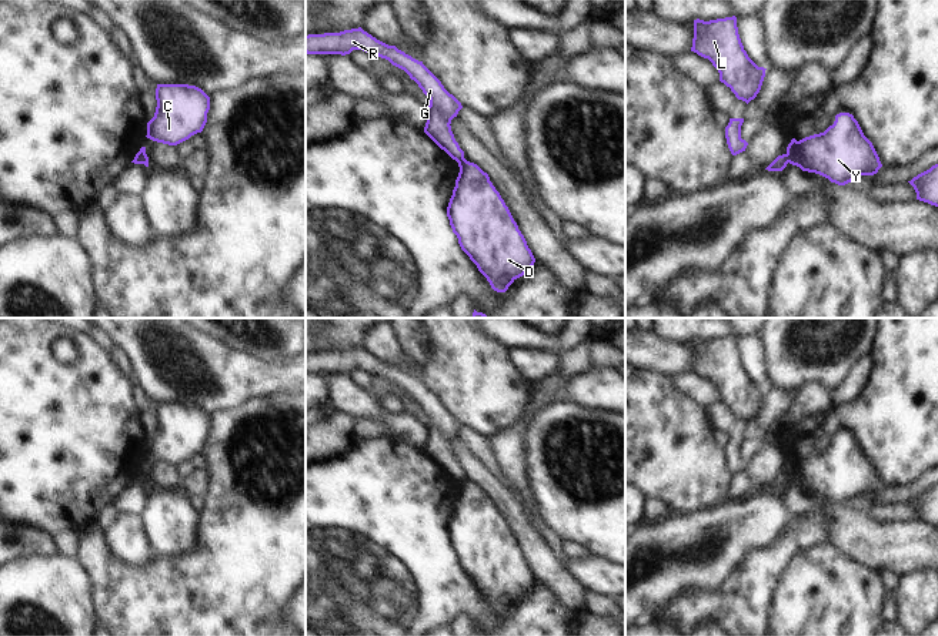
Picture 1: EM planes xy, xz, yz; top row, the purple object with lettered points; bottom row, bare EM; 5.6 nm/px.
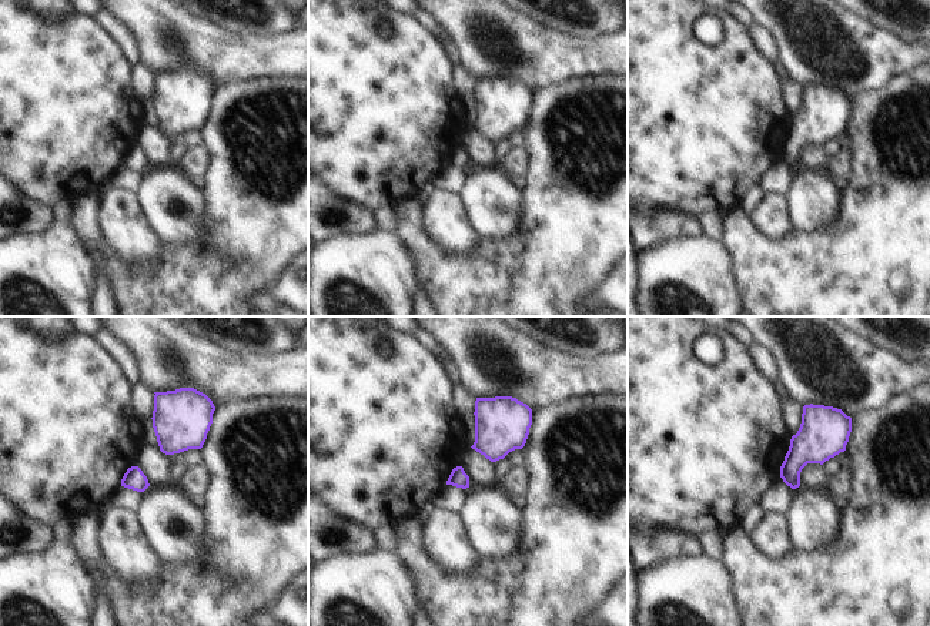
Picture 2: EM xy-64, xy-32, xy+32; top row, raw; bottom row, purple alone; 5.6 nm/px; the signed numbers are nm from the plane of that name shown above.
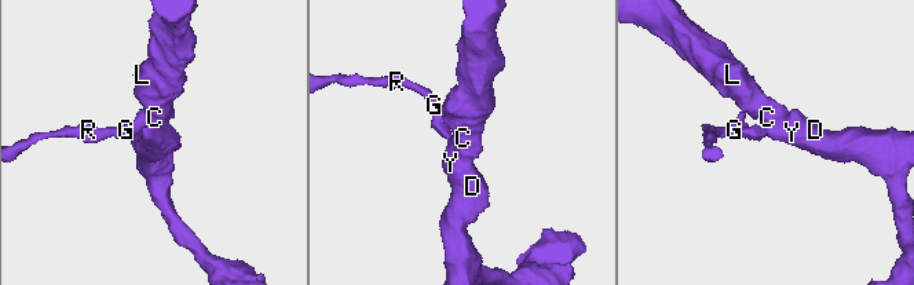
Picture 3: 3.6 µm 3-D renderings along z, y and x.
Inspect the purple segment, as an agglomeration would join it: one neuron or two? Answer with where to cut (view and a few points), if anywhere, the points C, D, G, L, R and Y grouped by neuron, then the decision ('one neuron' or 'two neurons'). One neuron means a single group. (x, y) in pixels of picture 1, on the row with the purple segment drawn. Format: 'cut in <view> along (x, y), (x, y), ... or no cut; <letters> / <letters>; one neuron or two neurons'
cut in yz along (785, 154), (788, 161); C D L Y / G R; two neurons

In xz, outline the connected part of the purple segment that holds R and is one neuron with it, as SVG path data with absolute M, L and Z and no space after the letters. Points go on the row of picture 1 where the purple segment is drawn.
M361 27L340 33L306 36L307 54L346 56L353 50L363 50L371 56L378 56L404 70L430 98L424 133L457 163L465 160L464 151L455 141L450 125L463 106L444 88L441 81L423 64L423 61L413 58L395 46L388 46L377 40Z

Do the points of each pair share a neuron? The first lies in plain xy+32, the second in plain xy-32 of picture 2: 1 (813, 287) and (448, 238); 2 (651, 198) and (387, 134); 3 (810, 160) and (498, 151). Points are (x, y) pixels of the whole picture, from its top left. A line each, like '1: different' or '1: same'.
1: different
2: same
3: different

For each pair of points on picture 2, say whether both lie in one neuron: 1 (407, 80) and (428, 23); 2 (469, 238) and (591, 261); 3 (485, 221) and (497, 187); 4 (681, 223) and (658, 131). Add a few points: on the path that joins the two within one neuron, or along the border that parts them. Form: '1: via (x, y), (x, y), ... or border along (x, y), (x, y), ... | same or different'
1: border along (411, 16), (437, 40), (445, 57) | different
2: border along (481, 240), (461, 255), (448, 253) | different
3: via (489, 213), (489, 196) | same
4: border along (645, 210), (681, 211), (695, 218) | different

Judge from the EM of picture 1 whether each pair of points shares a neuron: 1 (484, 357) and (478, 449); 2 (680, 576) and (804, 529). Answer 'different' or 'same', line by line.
1: different
2: different

